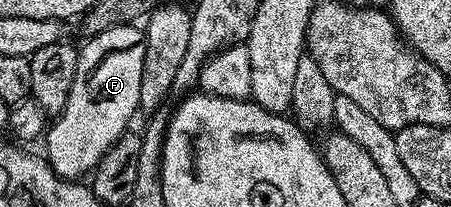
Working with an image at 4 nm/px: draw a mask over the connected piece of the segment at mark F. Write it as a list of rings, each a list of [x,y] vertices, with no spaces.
[[[126,23],[120,27],[110,27],[100,35],[90,36],[84,47],[78,48],[79,60],[77,73],[73,77],[73,89],[69,89],[69,101],[61,115],[54,116],[53,122],[45,132],[47,164],[59,174],[60,179],[82,180],[90,176],[96,165],[105,157],[105,153],[128,130],[127,127],[140,110],[139,94],[141,93],[141,69],[143,68],[143,43],[138,26]]]

